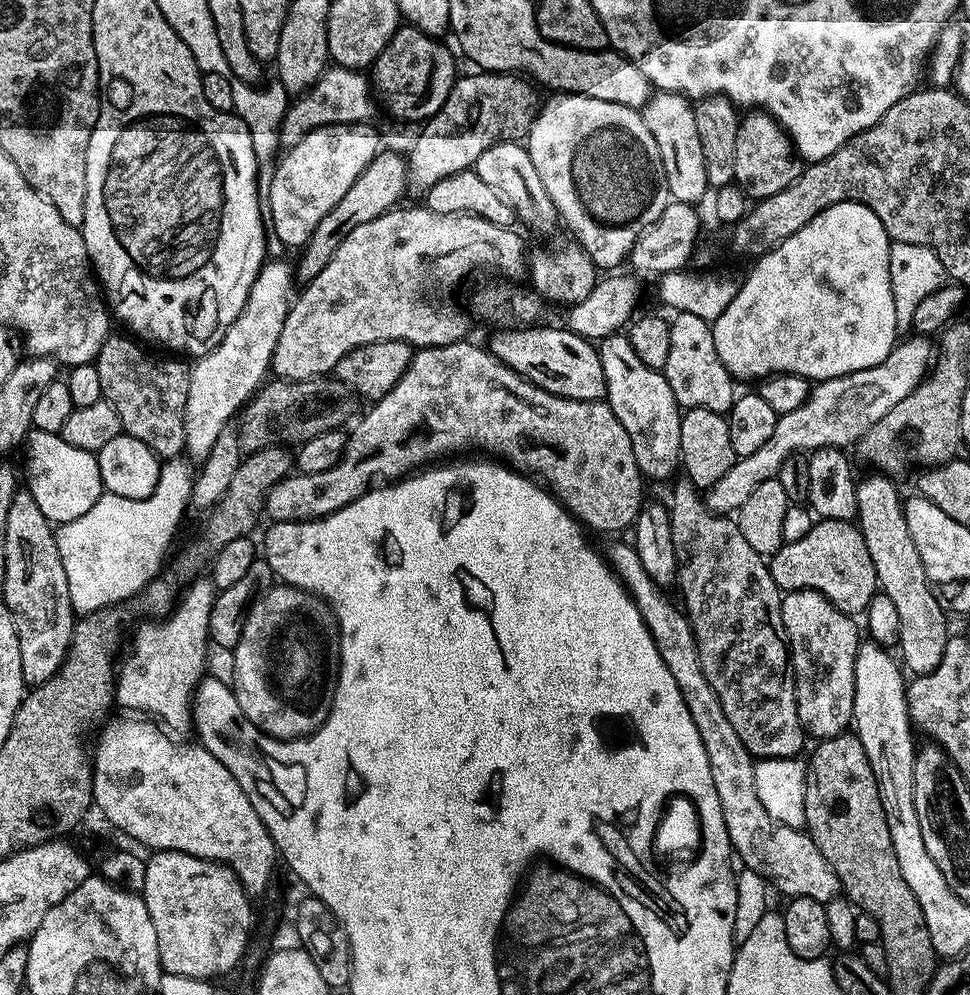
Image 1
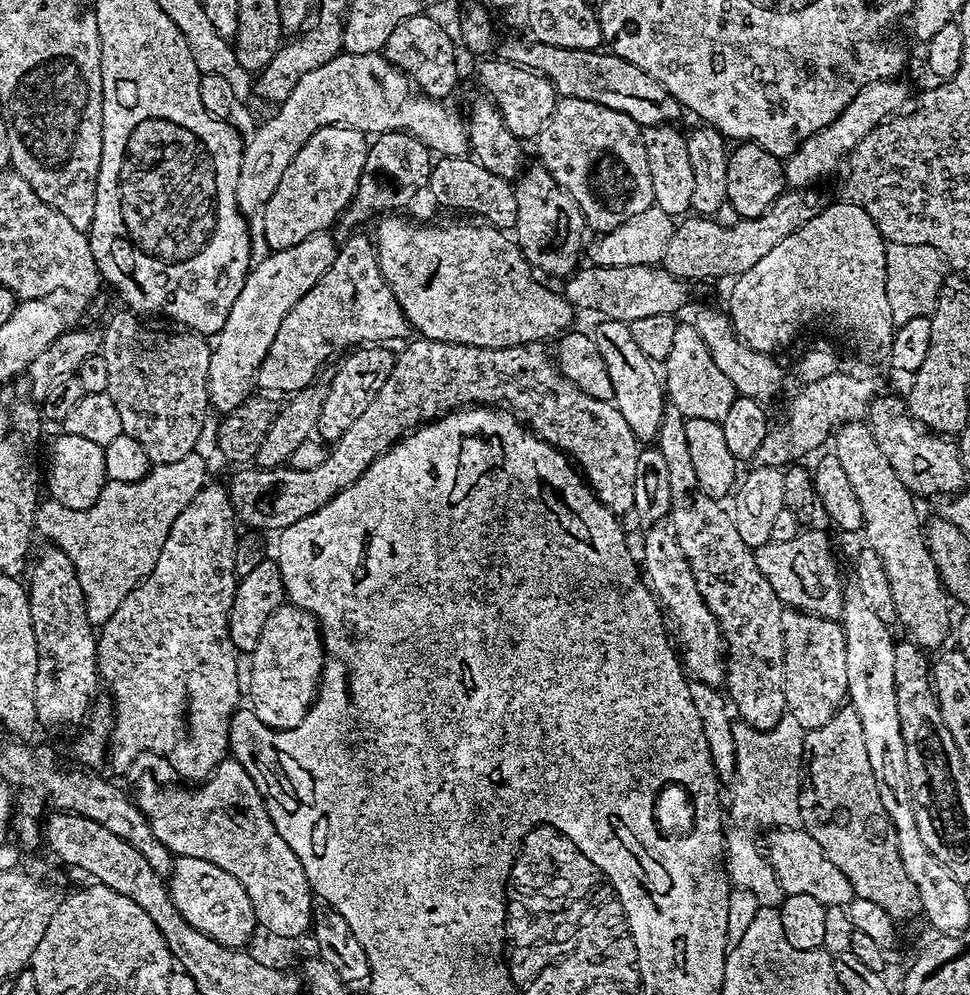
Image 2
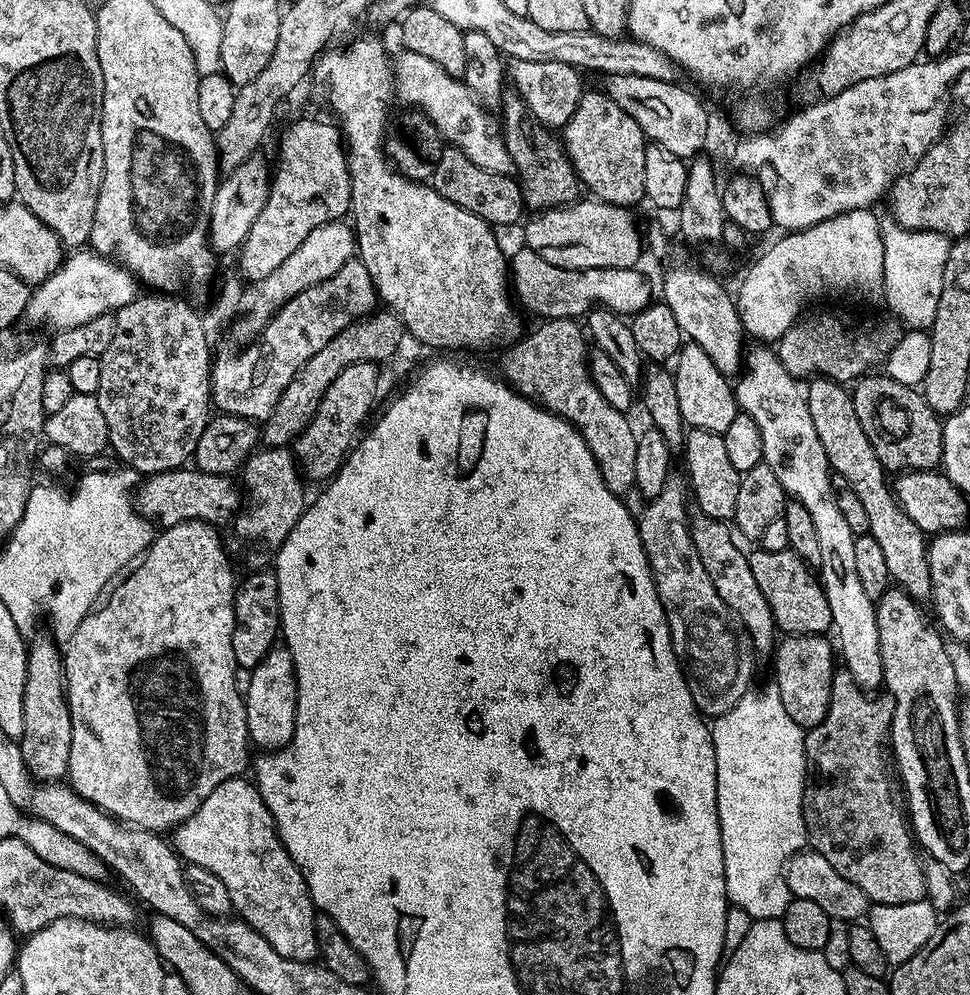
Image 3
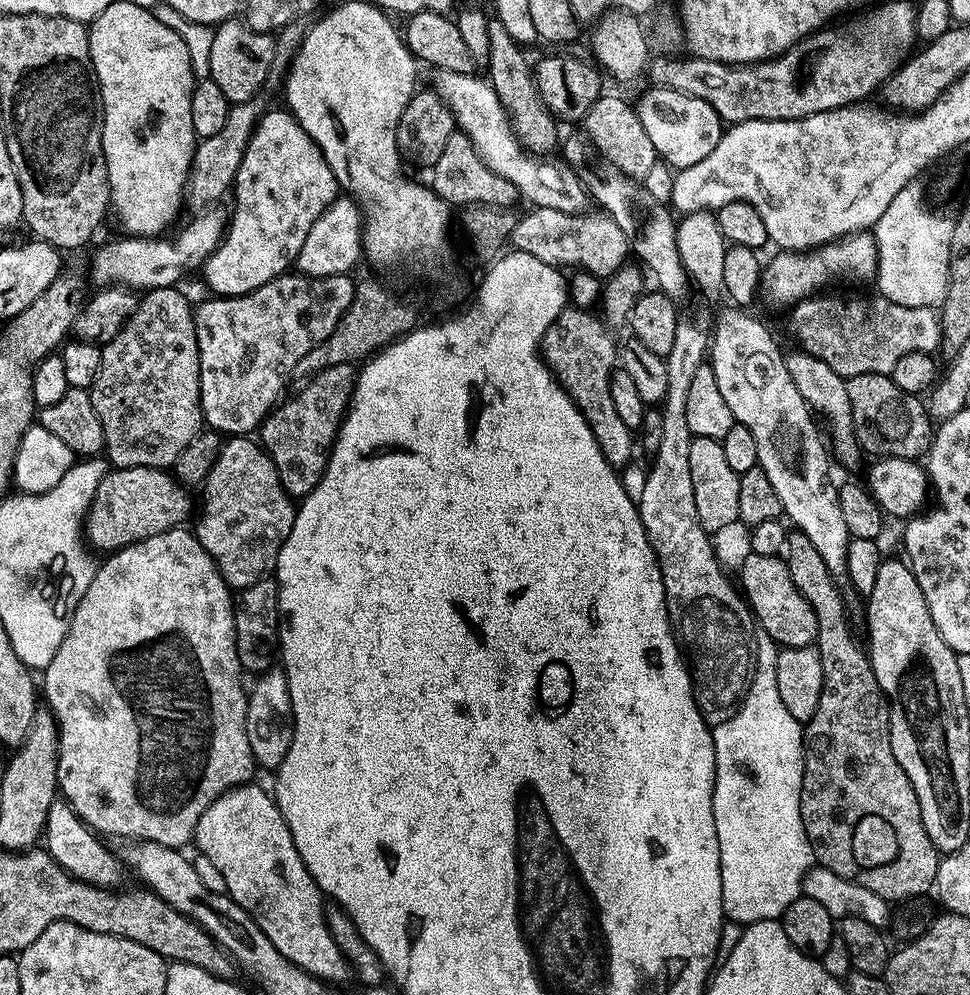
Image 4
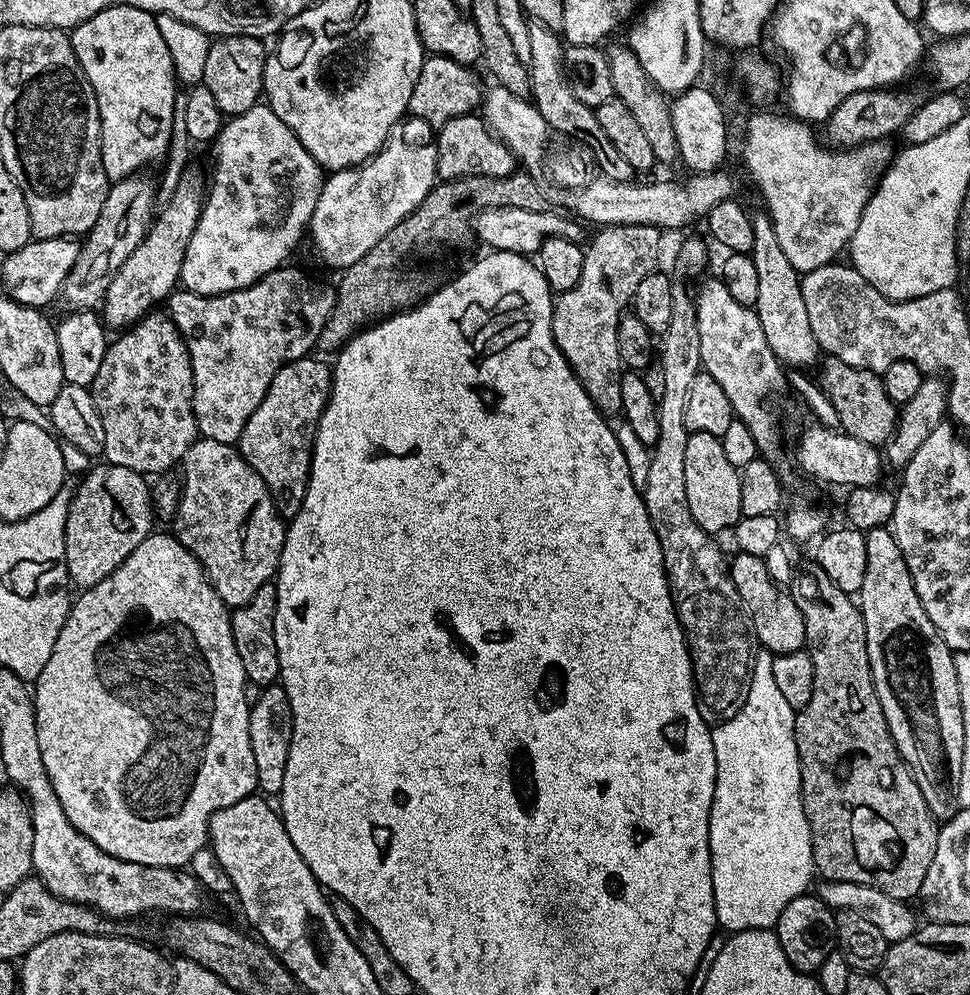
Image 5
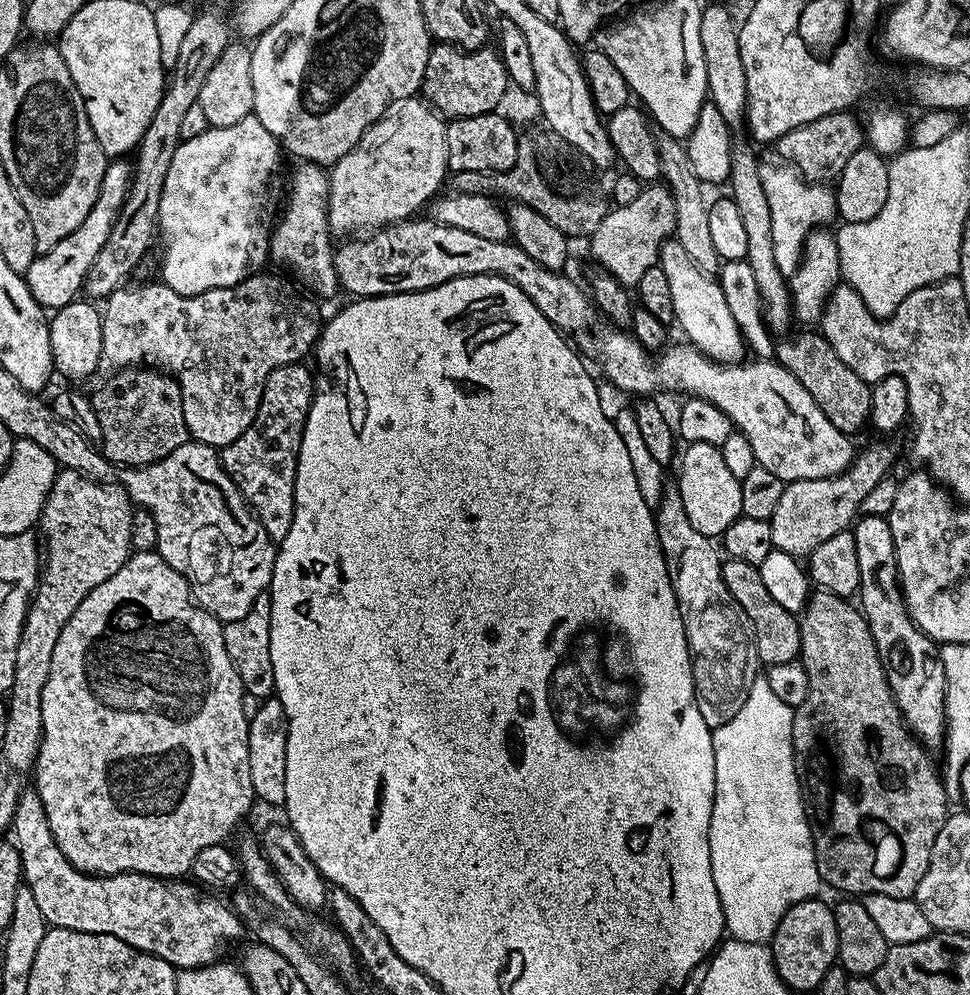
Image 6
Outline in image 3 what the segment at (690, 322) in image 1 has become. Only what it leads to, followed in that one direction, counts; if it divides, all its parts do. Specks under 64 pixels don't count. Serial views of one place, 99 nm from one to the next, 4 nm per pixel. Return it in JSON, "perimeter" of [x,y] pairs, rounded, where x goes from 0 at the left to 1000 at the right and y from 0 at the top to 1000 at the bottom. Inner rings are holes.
{"perimeter":[[[712,344],[702,349],[695,362],[695,377],[699,388],[699,408],[709,430],[724,430],[745,436],[748,428],[757,424],[761,416],[759,396],[752,379],[744,377],[740,368],[732,364],[732,356],[724,348]]]}

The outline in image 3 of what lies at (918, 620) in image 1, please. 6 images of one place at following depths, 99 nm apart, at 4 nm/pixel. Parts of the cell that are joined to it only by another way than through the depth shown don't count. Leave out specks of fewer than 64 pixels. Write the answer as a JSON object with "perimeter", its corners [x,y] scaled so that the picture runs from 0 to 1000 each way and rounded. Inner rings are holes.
{"perimeter":[[[842,378],[832,383],[831,397],[835,408],[835,420],[839,420],[839,432],[843,432],[843,440],[847,440],[847,448],[852,452],[852,460],[859,475],[863,479],[870,478],[869,485],[876,488],[878,493],[885,496],[885,501],[889,501],[889,509],[895,518],[895,535],[903,542],[905,549],[909,549],[909,558],[913,561],[913,573],[916,580],[931,591],[932,595],[938,597],[941,603],[960,604],[961,586],[959,585],[955,537],[938,523],[934,513],[924,504],[921,487],[915,482],[916,475],[905,460],[897,440],[893,440],[893,432],[889,432],[889,424],[885,424],[885,416],[880,412],[880,404],[875,391],[869,385],[856,382],[852,378]]]}

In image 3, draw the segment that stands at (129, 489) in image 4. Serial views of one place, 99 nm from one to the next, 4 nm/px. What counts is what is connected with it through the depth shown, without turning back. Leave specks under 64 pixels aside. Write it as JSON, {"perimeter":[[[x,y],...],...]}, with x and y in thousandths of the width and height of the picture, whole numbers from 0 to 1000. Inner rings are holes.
{"perimeter":[[[198,468],[159,474],[143,483],[138,494],[138,506],[145,519],[166,532],[187,527],[189,523],[210,523],[222,528],[223,523],[238,524],[248,510],[249,490],[239,481],[238,477],[222,478]]]}

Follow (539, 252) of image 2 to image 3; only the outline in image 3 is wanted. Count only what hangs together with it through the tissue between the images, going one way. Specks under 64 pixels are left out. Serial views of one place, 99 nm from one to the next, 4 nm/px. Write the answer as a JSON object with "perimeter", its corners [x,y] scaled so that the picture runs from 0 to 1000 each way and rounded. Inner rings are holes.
{"perimeter":[[[531,90],[521,91],[515,103],[513,117],[520,120],[518,132],[522,151],[528,157],[528,167],[537,191],[540,192],[540,203],[545,210],[564,211],[594,204],[600,197],[598,178],[586,161],[578,138],[568,129],[548,117],[542,107],[540,97]]]}

